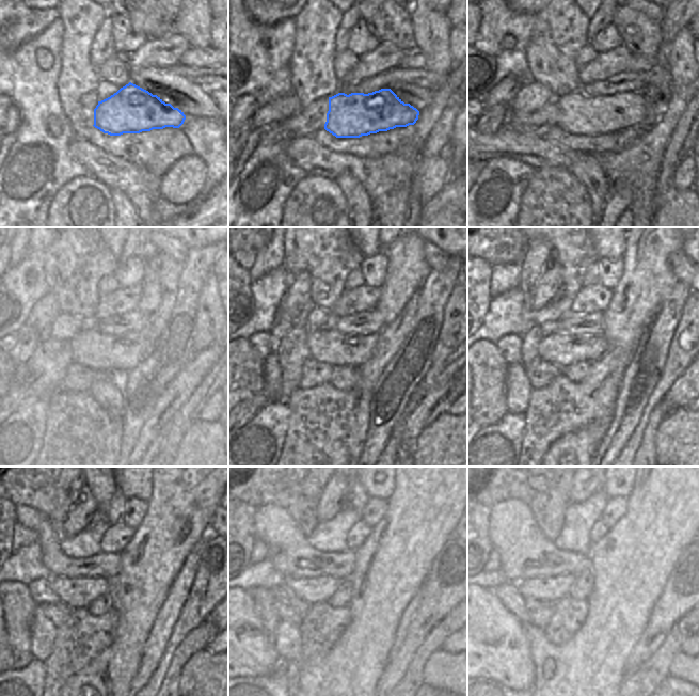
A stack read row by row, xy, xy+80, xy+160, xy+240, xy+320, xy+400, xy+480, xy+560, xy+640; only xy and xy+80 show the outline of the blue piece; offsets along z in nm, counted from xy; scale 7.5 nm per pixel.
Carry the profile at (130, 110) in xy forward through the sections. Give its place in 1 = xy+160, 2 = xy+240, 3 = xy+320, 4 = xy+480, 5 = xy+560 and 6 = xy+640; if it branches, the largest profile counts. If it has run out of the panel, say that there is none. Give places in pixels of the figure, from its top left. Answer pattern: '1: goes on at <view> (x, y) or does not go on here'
1: goes on at xy+160 (580, 114)
2: goes on at xy+240 (100, 352)
3: goes on at xy+320 (327, 345)
4: goes on at xy+480 (75, 592)
5: goes on at xy+560 (313, 590)
6: goes on at xy+640 (541, 588)

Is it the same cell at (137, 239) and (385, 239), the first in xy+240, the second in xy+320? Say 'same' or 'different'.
same

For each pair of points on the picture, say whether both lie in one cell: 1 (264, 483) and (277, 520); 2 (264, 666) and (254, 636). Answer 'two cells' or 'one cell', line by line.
1: two cells
2: one cell

